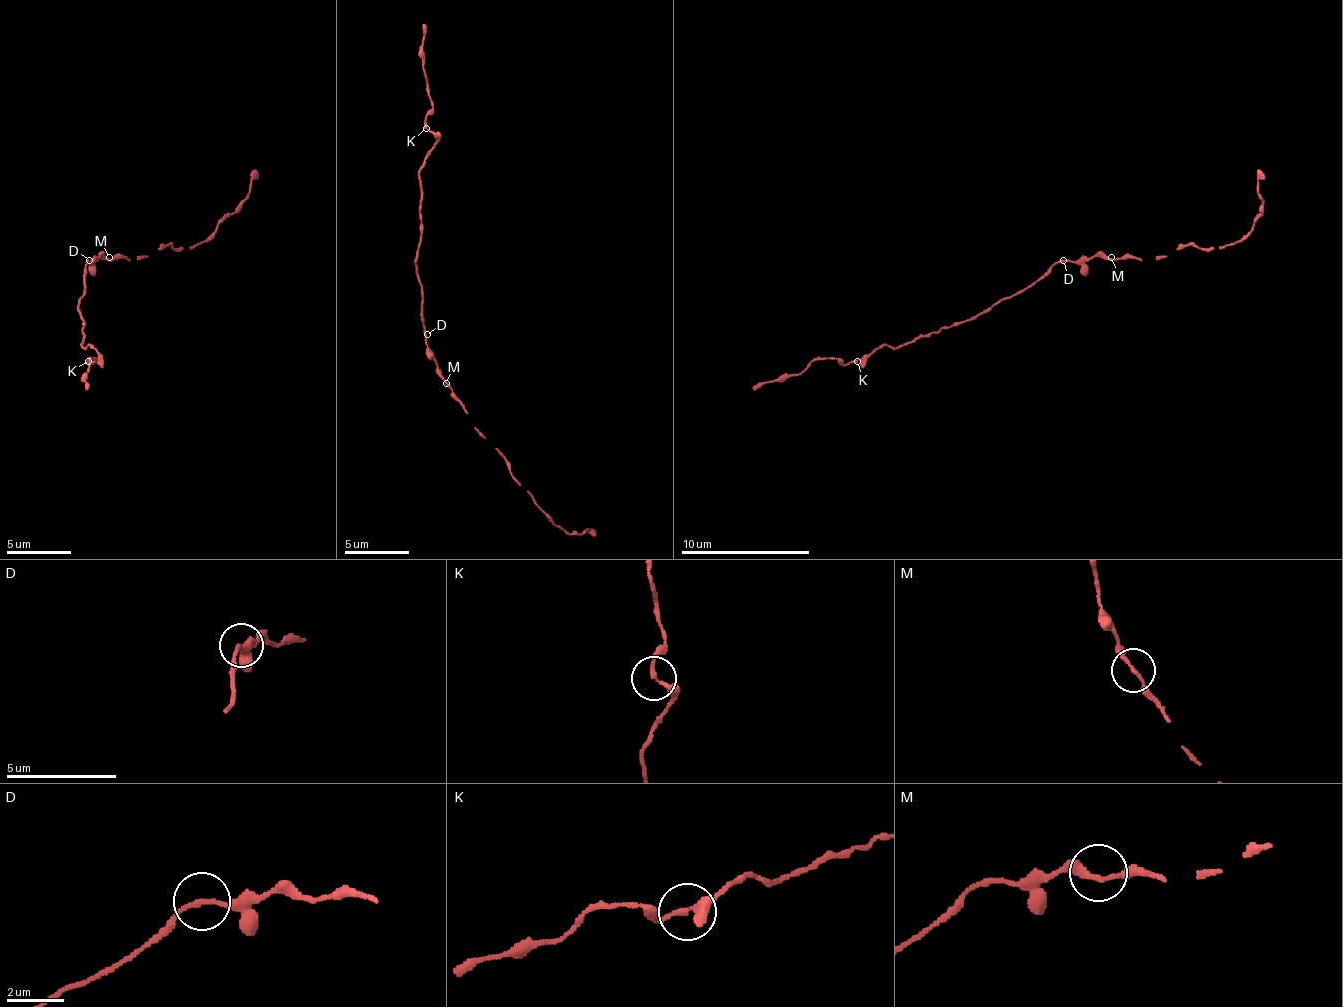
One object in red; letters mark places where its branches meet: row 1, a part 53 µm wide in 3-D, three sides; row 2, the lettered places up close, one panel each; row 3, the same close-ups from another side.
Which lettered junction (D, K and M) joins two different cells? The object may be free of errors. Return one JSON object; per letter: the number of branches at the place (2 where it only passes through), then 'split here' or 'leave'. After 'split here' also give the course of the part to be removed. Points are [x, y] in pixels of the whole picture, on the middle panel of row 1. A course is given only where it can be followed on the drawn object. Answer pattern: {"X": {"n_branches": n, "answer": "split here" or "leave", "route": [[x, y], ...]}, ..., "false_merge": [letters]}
{"D": {"n_branches": 2, "answer": "leave"}, "K": {"n_branches": 2, "answer": "leave"}, "M": {"n_branches": 2, "answer": "leave"}, "false_merge": []}

